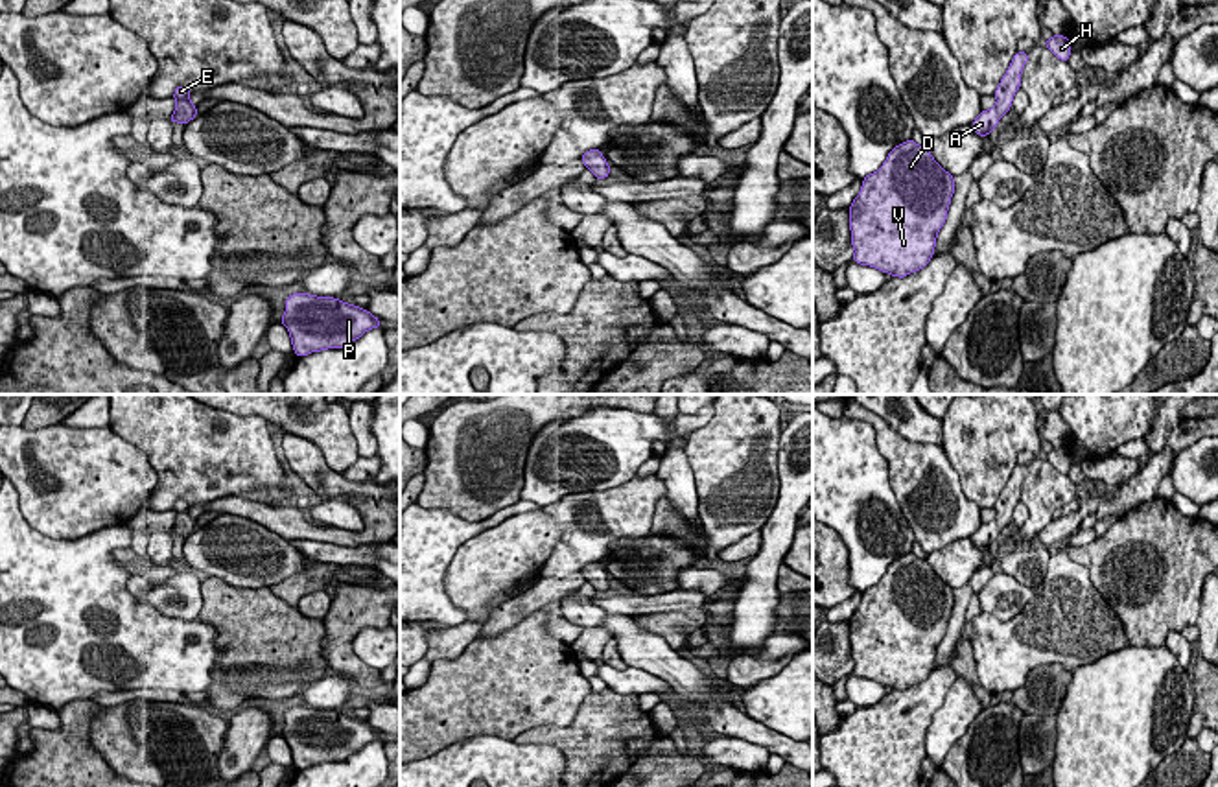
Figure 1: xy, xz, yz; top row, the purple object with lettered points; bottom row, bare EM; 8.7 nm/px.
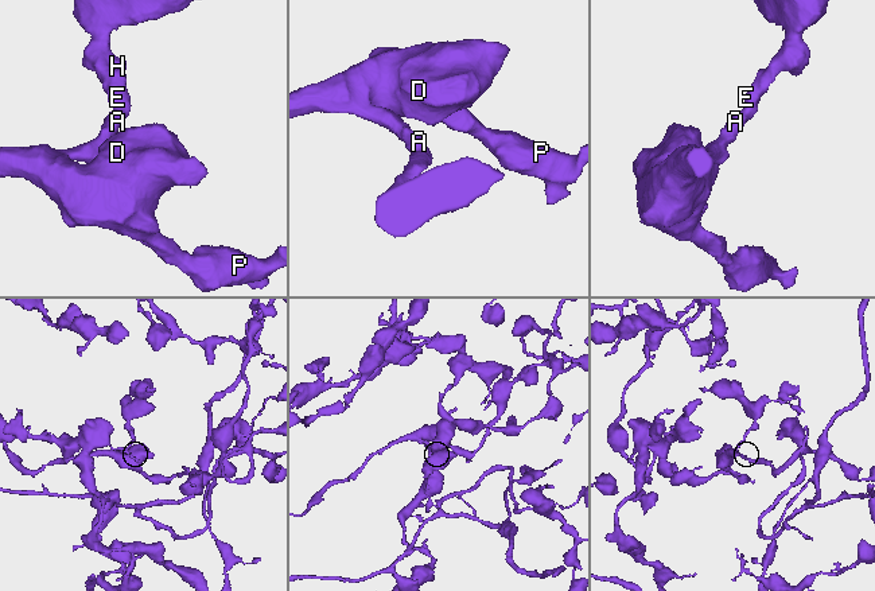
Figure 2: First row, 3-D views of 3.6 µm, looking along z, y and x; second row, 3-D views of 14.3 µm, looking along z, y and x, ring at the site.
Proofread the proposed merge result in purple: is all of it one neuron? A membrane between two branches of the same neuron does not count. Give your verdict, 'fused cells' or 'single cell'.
single cell

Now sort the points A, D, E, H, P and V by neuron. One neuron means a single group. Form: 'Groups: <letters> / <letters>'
Groups: A D E H P V

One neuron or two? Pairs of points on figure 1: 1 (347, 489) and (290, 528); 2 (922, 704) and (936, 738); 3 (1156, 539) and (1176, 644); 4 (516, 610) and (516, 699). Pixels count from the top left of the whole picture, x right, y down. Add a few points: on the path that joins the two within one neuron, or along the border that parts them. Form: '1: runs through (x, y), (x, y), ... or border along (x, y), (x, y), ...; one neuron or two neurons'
1: runs through (369, 518), (369, 529), (362, 537), (319, 533); one neuron
2: border along (951, 686), (927, 728), (925, 756); two neurons
3: border along (1180, 631), (1172, 631), (1165, 644); two neurons
4: border along (544, 609), (476, 640); two neurons

